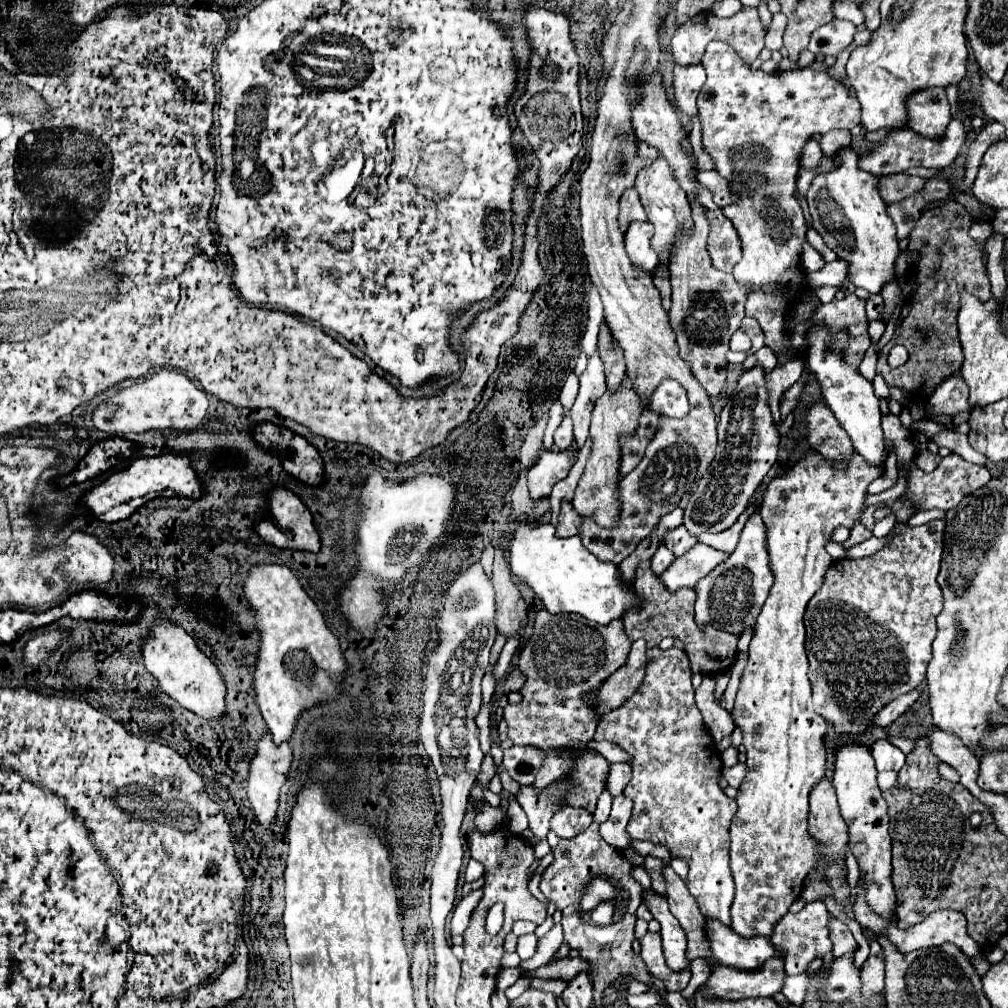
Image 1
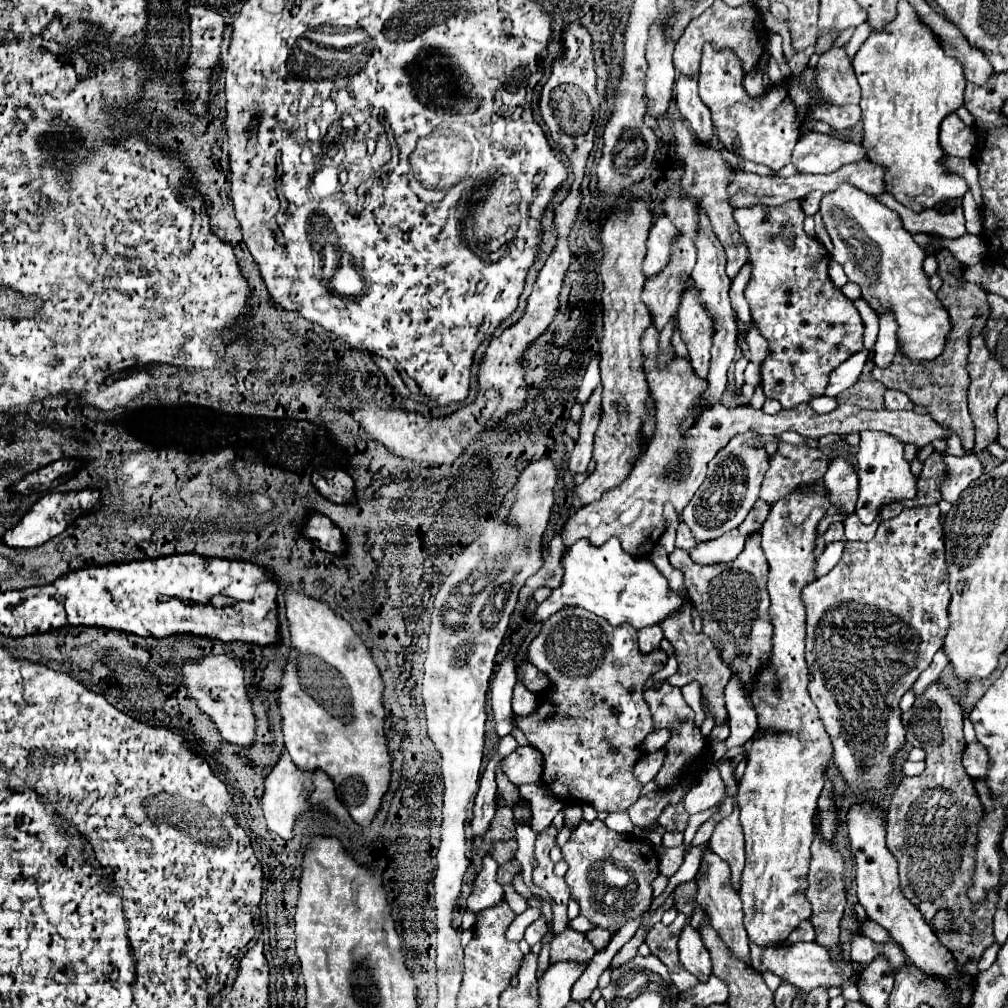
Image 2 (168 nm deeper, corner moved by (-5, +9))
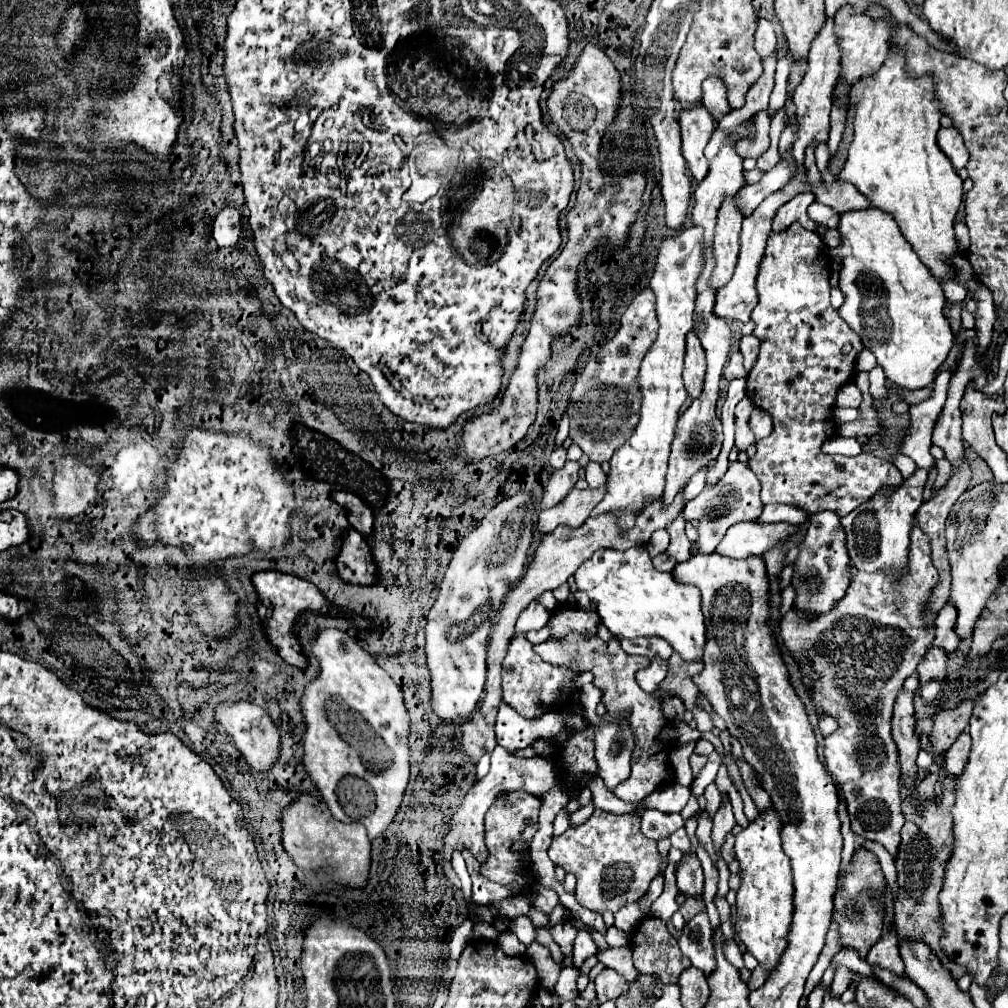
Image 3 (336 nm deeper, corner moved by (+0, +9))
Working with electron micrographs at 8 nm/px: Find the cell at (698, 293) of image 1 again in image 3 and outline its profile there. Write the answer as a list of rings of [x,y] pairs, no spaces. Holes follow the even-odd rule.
[[[689,332],[687,336],[687,354],[685,354],[685,368],[683,368],[683,382],[685,390],[691,398],[697,398],[703,390],[703,380],[705,380],[705,350],[701,348],[699,338]]]

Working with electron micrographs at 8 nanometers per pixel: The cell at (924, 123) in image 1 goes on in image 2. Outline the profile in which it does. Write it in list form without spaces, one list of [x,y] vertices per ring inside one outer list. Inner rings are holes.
[[[952,112],[940,124],[940,146],[946,156],[972,158],[976,150],[976,134]]]

